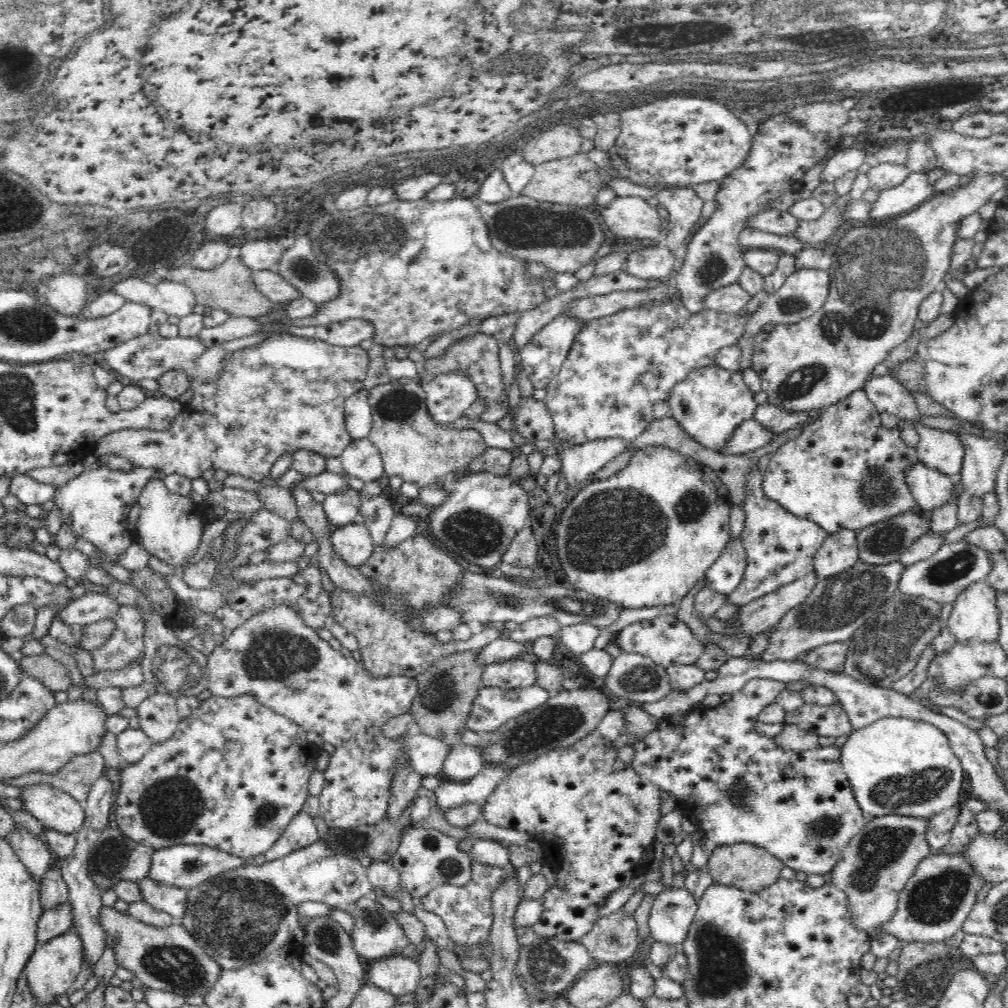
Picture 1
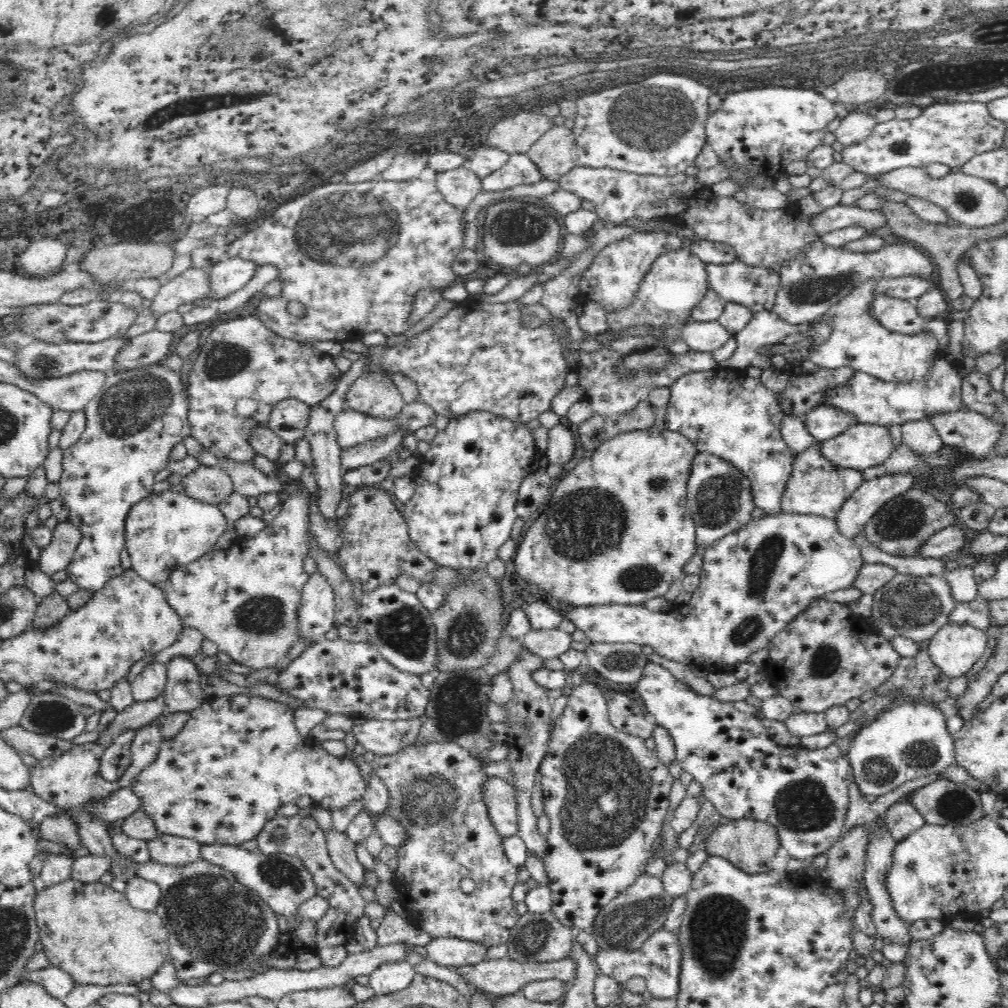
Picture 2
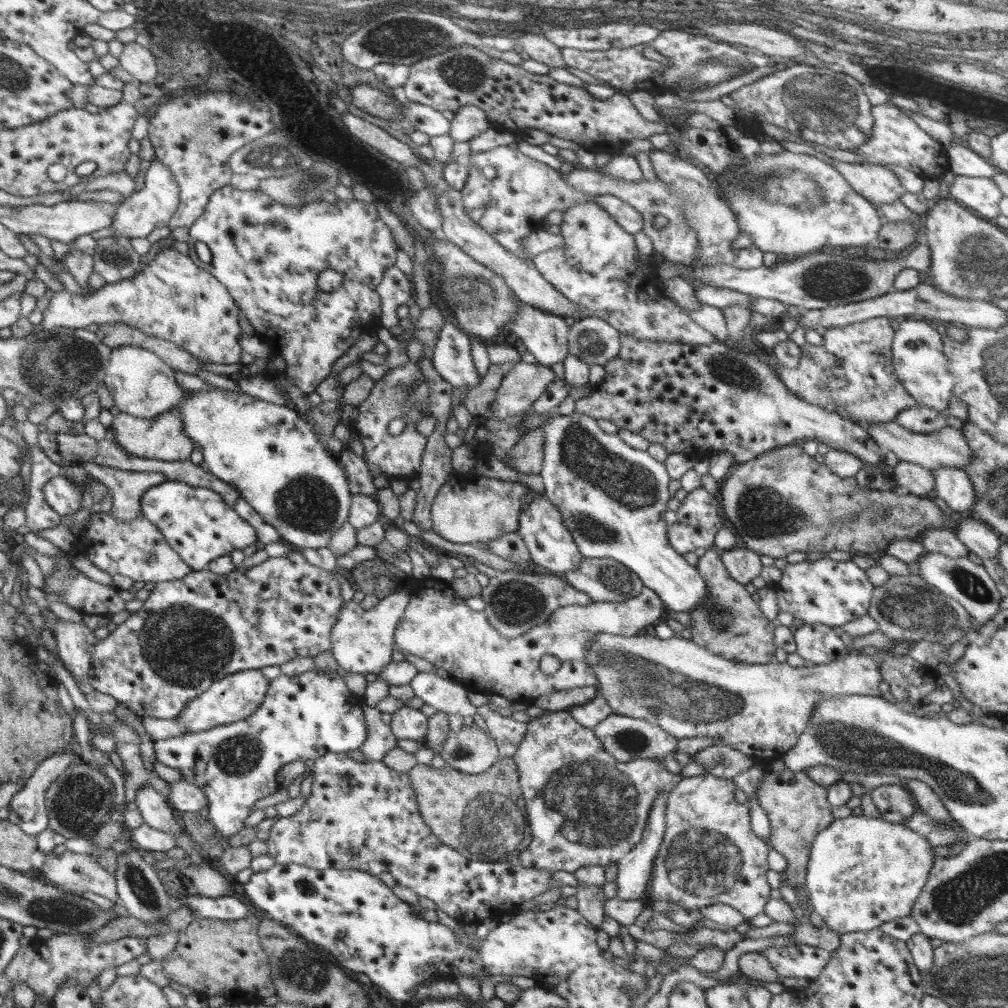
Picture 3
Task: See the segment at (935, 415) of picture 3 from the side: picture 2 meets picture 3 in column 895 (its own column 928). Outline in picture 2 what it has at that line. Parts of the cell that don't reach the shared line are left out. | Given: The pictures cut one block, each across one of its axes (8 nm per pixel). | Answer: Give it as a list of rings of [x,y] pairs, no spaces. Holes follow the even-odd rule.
[[[960,409],[926,418],[951,447],[965,446],[976,459],[986,459],[998,446],[1005,425],[974,411]]]

